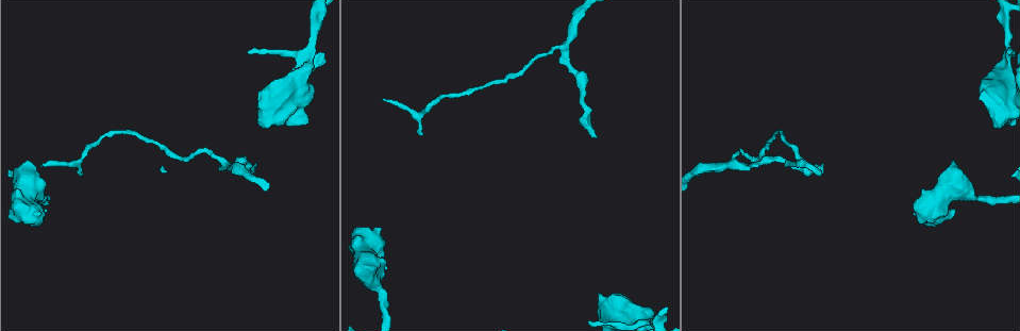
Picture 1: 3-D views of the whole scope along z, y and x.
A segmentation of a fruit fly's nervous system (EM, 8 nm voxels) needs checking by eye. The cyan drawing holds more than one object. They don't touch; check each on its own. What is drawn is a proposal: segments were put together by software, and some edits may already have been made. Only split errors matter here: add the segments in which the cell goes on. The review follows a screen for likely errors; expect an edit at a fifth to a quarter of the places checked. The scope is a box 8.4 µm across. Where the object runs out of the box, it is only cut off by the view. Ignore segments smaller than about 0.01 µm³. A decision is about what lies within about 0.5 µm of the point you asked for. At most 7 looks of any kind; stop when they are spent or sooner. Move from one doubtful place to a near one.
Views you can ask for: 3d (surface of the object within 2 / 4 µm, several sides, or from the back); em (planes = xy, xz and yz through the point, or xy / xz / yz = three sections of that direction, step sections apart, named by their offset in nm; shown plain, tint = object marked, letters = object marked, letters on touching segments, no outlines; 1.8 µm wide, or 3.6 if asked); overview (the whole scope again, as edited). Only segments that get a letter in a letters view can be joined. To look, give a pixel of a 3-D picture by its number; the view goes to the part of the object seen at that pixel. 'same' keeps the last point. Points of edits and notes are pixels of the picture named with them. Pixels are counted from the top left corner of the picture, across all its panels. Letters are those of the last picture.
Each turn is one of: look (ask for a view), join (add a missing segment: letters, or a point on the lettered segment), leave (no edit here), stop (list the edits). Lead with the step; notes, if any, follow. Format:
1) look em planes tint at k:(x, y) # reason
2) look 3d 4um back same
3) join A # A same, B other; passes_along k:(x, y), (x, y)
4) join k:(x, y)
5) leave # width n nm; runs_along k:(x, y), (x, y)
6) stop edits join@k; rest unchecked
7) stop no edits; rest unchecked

look 3d 4um at 1:(996, 128) # free end

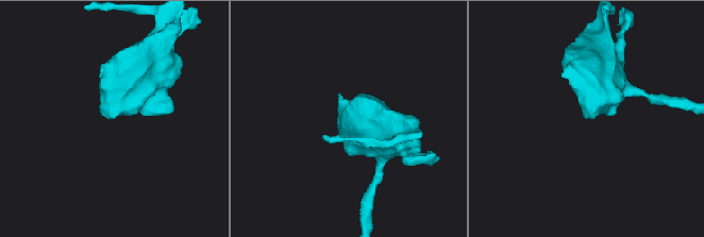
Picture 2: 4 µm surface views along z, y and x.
look em xz step 8 letters at 2:(112, 116)

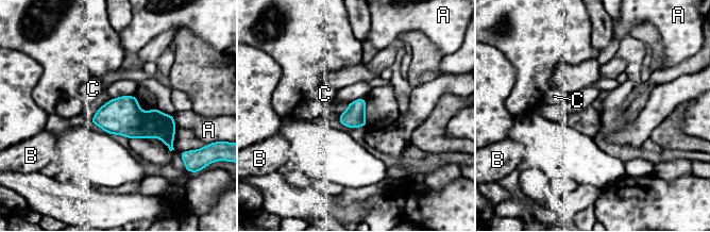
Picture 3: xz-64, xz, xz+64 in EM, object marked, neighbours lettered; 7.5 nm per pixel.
look em planes letters same # another direction

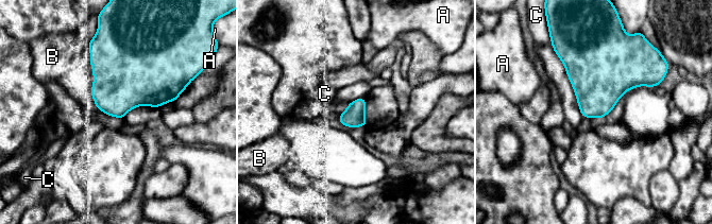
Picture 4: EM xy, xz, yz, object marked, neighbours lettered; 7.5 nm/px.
leave # A other, B other, C other; none of them fits

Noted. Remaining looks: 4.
look 3d 4um at 1:(43, 164) # branch stops here

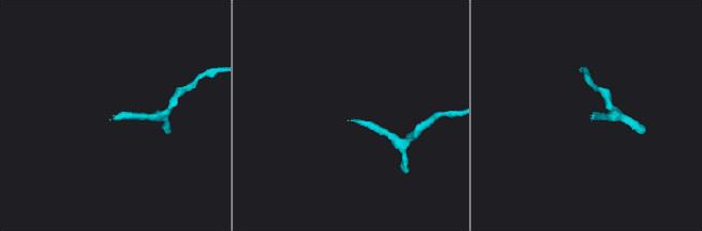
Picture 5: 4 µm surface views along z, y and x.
look em planes letters at 5:(592, 115)

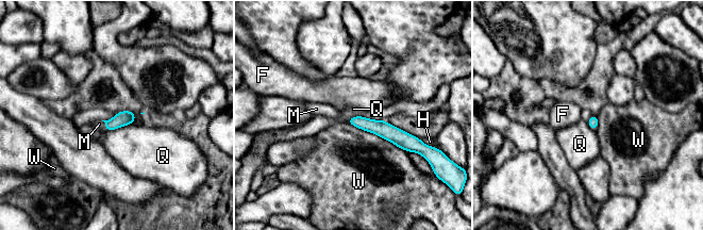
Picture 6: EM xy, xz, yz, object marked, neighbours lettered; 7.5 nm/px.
join 6:(99, 124) # width 80 nm; F other, H other, M same, Q other, W other; passes_along 6:(122, 118), (105, 124), (99, 124); it goes on there

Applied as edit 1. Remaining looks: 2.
stop edits join@6; rest unchecked

